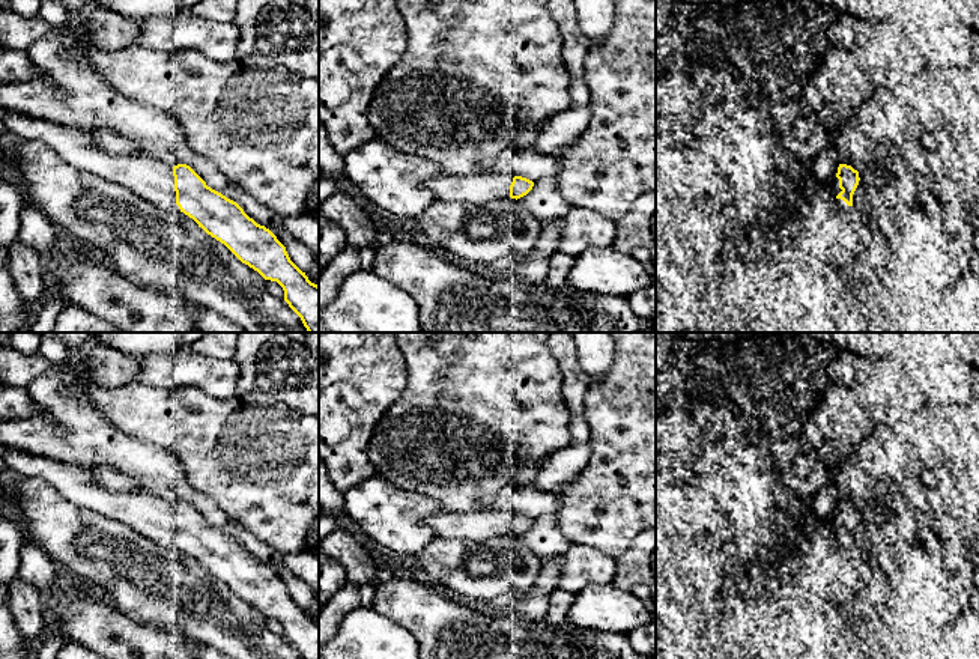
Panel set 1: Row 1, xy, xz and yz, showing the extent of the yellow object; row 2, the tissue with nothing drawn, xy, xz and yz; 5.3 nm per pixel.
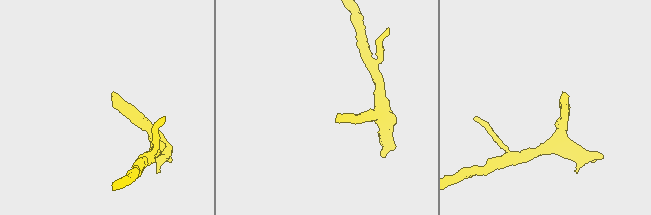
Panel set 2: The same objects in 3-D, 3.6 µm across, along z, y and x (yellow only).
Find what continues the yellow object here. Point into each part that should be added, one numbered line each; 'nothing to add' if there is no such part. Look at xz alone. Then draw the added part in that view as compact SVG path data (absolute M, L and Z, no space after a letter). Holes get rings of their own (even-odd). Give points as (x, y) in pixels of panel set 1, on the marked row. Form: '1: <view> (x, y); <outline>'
1: xz (477, 188); M480 173L471 176L436 176L426 187L441 202L484 203L510 199L513 175Z

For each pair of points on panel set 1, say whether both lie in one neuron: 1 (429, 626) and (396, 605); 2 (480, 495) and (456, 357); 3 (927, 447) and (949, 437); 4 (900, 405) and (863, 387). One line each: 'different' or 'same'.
1: same
2: same
3: same
4: same

